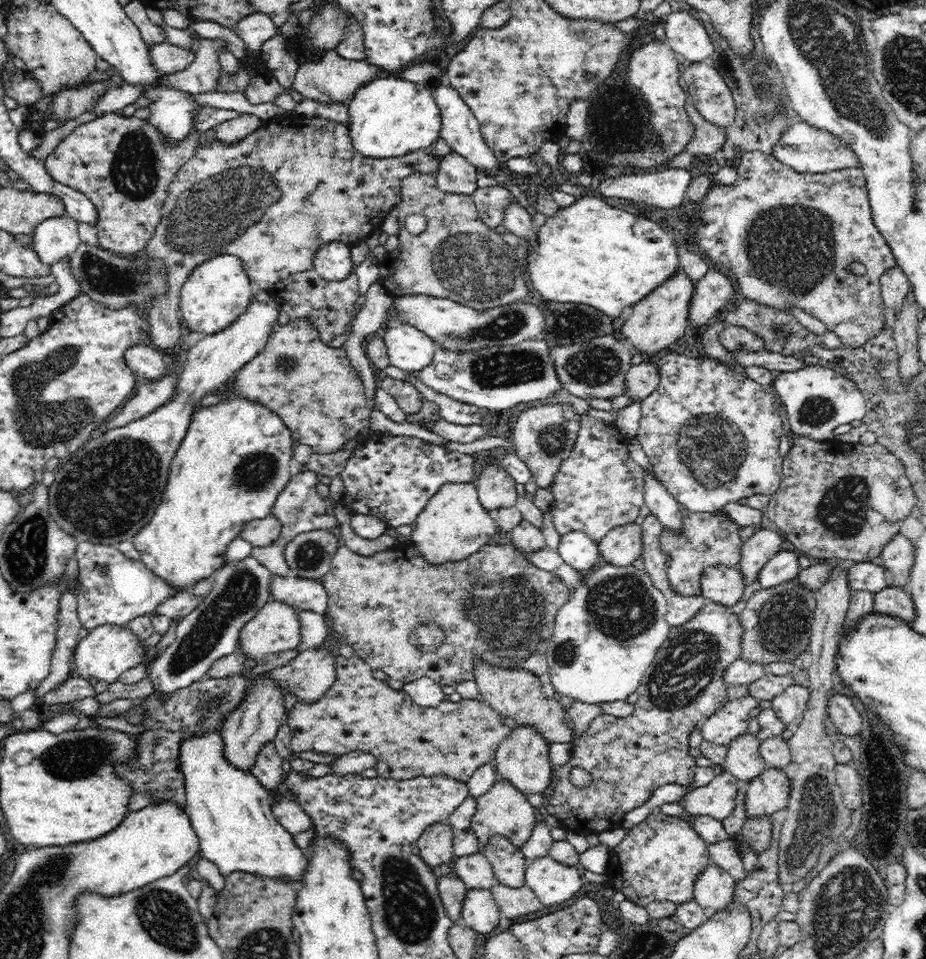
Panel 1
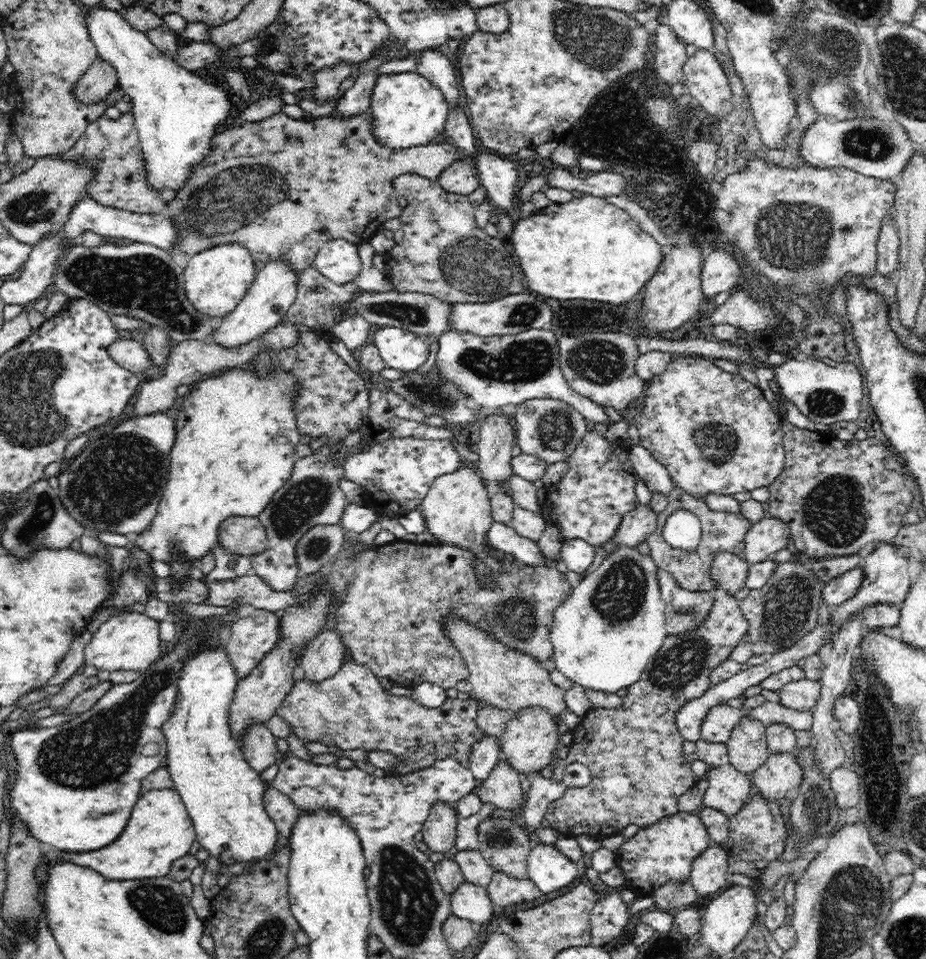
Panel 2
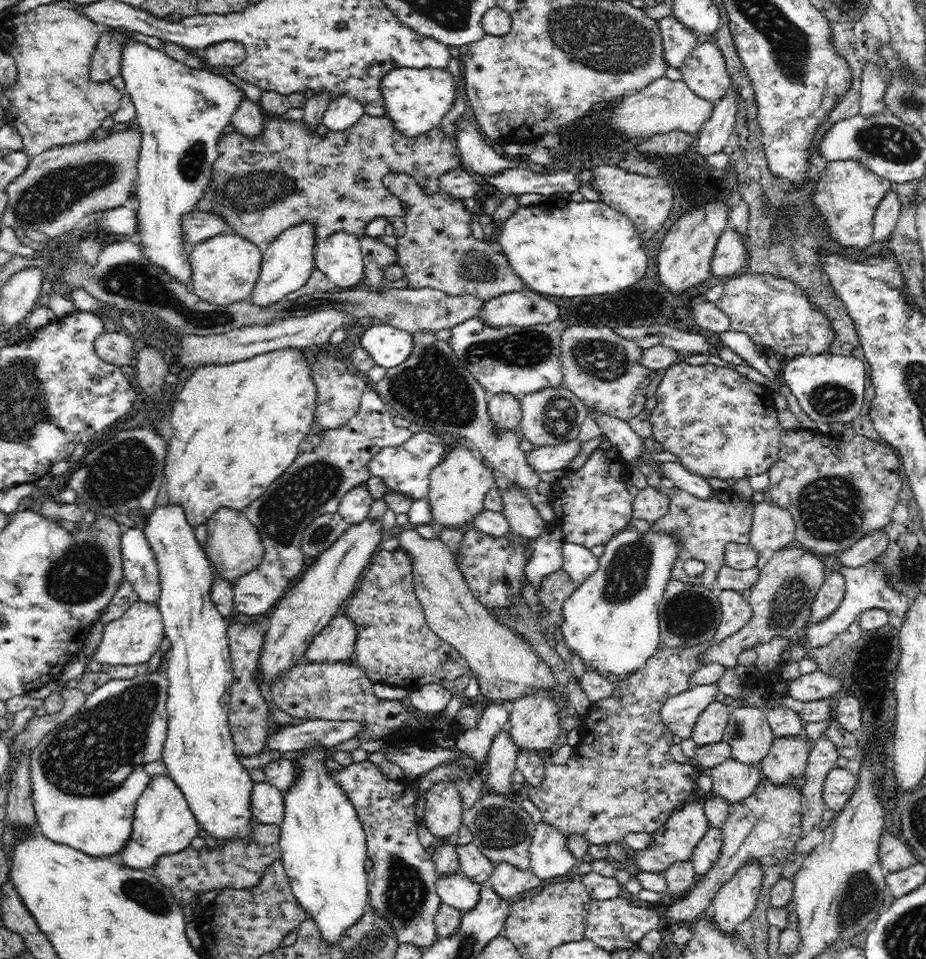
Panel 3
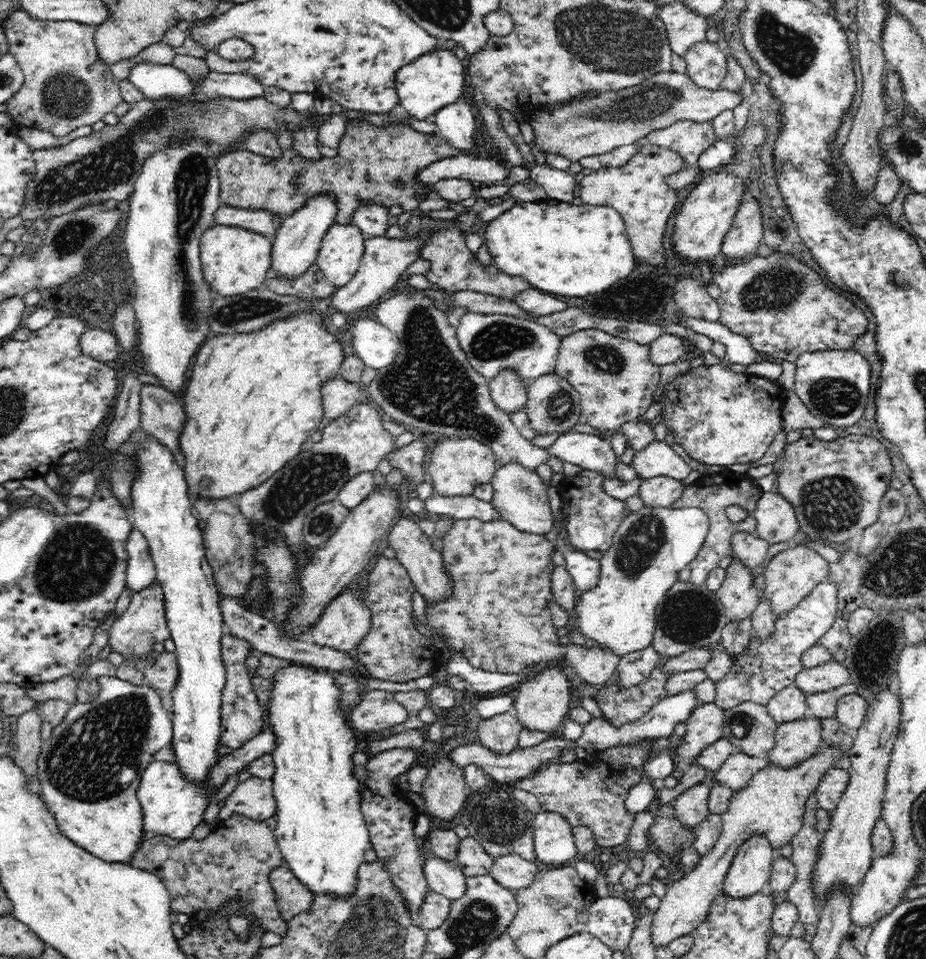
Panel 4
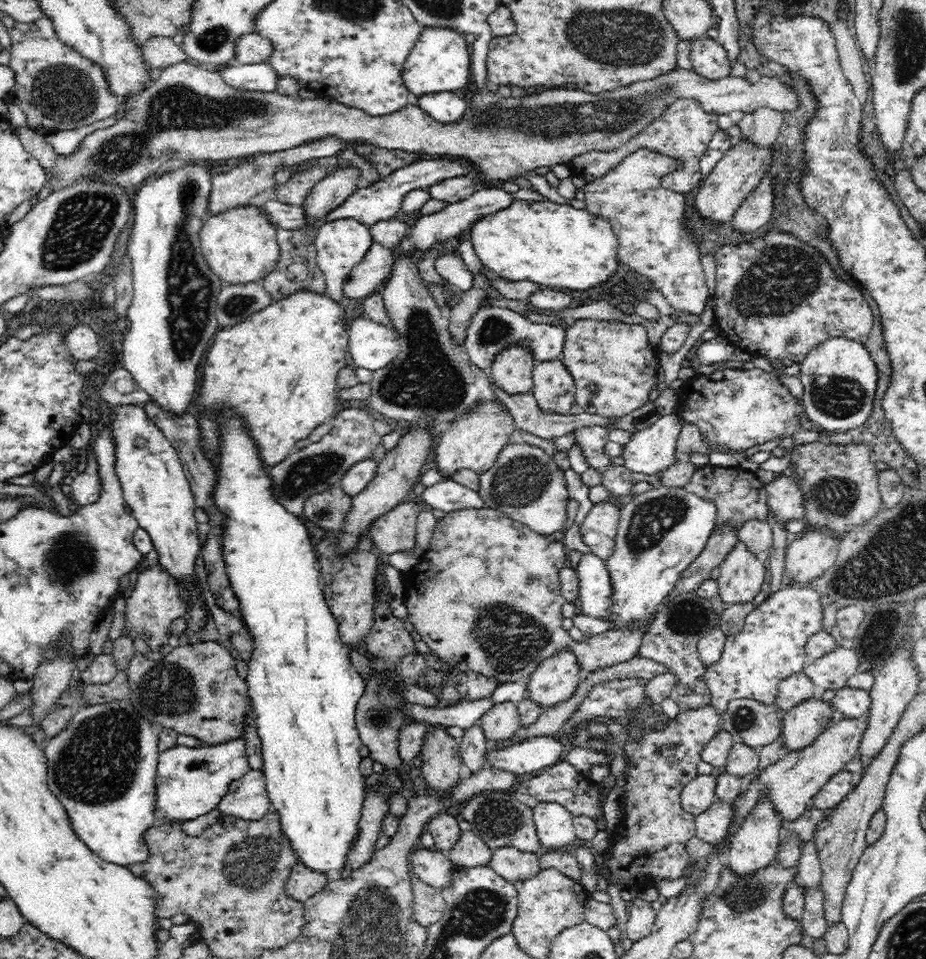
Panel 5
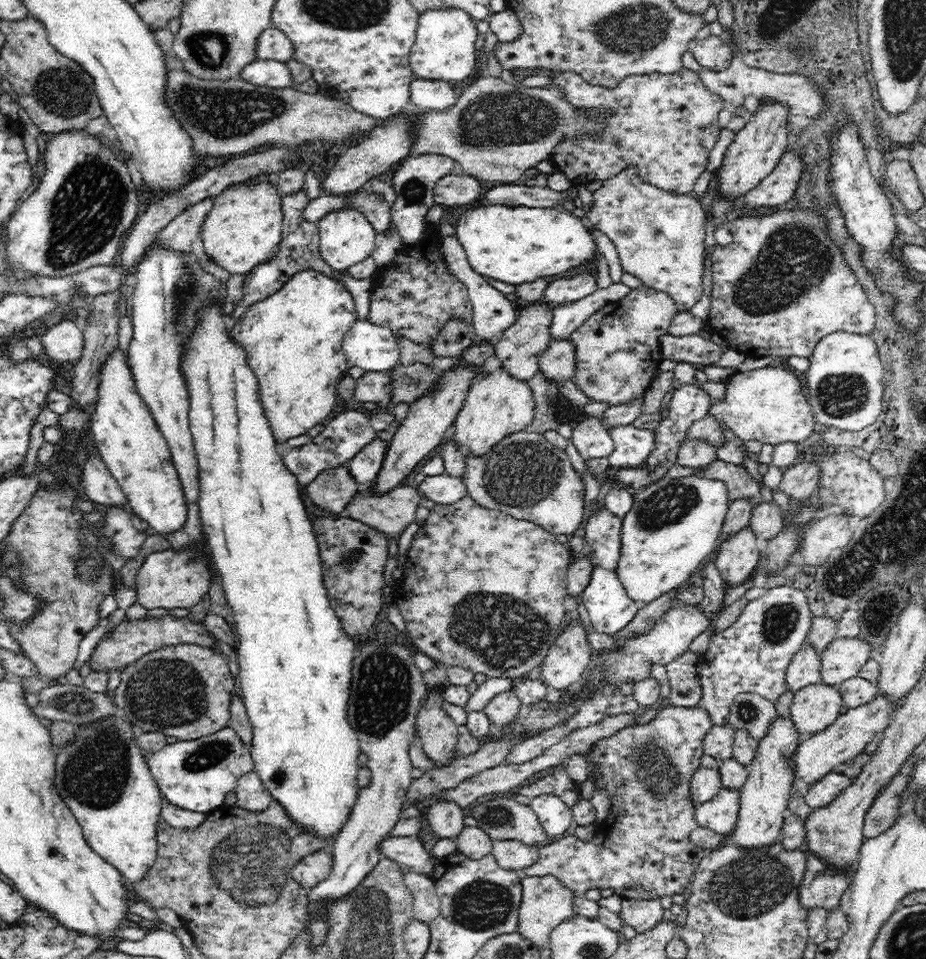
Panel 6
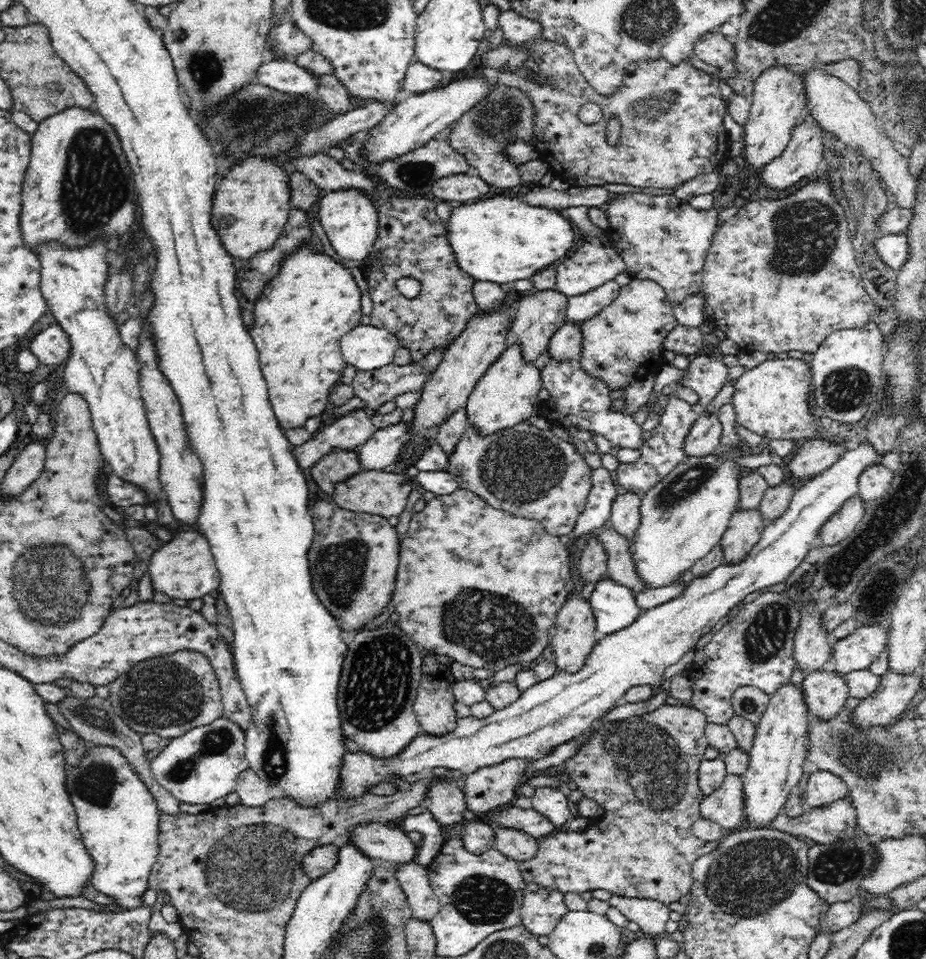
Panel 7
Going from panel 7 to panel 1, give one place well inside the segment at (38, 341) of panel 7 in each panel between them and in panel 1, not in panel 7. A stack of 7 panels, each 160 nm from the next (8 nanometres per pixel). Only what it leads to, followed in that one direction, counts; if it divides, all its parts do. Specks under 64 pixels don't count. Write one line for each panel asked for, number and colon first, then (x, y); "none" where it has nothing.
1: (144, 361)
2: (128, 353)
3: (116, 348)
4: (102, 345)
5: (82, 343)
6: (64, 342)

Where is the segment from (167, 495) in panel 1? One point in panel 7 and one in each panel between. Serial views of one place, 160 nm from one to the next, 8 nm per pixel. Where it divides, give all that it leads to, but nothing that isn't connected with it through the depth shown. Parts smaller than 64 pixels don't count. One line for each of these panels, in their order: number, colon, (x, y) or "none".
2: (236, 436)
3: (236, 427)
4: (253, 398)
5: (278, 368)
6: (293, 338)
7: (302, 314)

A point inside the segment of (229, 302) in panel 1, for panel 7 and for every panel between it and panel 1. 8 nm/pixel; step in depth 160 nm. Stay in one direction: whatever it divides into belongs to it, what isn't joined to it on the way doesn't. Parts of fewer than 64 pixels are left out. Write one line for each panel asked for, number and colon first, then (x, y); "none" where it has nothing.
2: (216, 279)
3: (225, 268)
4: (235, 260)
5: (240, 245)
6: (244, 228)
7: (252, 204)

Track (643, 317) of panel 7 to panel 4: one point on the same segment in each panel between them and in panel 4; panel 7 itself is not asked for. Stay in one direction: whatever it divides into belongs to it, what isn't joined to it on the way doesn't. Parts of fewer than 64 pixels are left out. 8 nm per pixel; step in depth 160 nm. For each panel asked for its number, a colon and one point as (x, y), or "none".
4: (615, 377)
5: (613, 364)
6: (618, 349)

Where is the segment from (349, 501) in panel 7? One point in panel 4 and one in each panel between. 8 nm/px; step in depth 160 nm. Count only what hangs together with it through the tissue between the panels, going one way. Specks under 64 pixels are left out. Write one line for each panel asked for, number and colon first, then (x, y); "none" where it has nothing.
4: (413, 548)
5: (395, 531)
6: (391, 512)

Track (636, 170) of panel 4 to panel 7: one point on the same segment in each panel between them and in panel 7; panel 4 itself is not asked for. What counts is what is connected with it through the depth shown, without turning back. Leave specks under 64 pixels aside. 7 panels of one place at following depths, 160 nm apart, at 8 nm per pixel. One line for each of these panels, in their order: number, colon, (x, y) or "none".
5: (648, 220)
6: (659, 235)
7: (660, 239)

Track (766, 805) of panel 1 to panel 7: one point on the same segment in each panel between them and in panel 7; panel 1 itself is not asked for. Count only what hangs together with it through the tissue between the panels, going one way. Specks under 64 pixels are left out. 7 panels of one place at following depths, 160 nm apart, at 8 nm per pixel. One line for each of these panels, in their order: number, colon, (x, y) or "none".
2: (781, 772)
3: (787, 760)
4: (796, 740)
5: (803, 723)
6: (815, 707)
7: (825, 693)

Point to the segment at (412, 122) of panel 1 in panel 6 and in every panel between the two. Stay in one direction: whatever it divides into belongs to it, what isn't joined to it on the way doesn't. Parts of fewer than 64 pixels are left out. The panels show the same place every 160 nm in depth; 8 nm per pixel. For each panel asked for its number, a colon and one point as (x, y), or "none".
2: (408, 110)
3: (416, 99)
4: (435, 80)
5: (439, 62)
6: (445, 48)

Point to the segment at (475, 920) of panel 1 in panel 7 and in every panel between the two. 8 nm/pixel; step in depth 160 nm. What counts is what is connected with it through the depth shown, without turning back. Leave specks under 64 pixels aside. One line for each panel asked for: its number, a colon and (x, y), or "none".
2: (469, 901)
3: (456, 890)
4: (445, 877)
5: (433, 867)
6: (407, 851)
7: (384, 843)

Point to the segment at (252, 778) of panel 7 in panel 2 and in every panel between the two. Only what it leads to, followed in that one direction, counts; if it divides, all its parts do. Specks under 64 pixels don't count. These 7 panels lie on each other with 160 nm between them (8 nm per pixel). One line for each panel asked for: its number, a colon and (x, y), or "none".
2: (282, 810)
3: (267, 802)
4: (254, 798)
5: (250, 801)
6: (252, 795)

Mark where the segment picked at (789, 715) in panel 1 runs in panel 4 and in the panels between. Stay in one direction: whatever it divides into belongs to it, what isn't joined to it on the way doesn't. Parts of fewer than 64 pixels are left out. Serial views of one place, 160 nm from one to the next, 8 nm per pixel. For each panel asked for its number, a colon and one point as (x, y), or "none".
2: (804, 694)
3: (814, 686)
4: (831, 675)

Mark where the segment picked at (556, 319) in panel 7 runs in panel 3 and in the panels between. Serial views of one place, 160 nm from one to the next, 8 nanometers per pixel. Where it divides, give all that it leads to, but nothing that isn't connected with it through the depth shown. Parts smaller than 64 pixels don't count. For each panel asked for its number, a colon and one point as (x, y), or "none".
3: (505, 409)
4: (509, 392)
5: (512, 369)
6: (519, 347)

